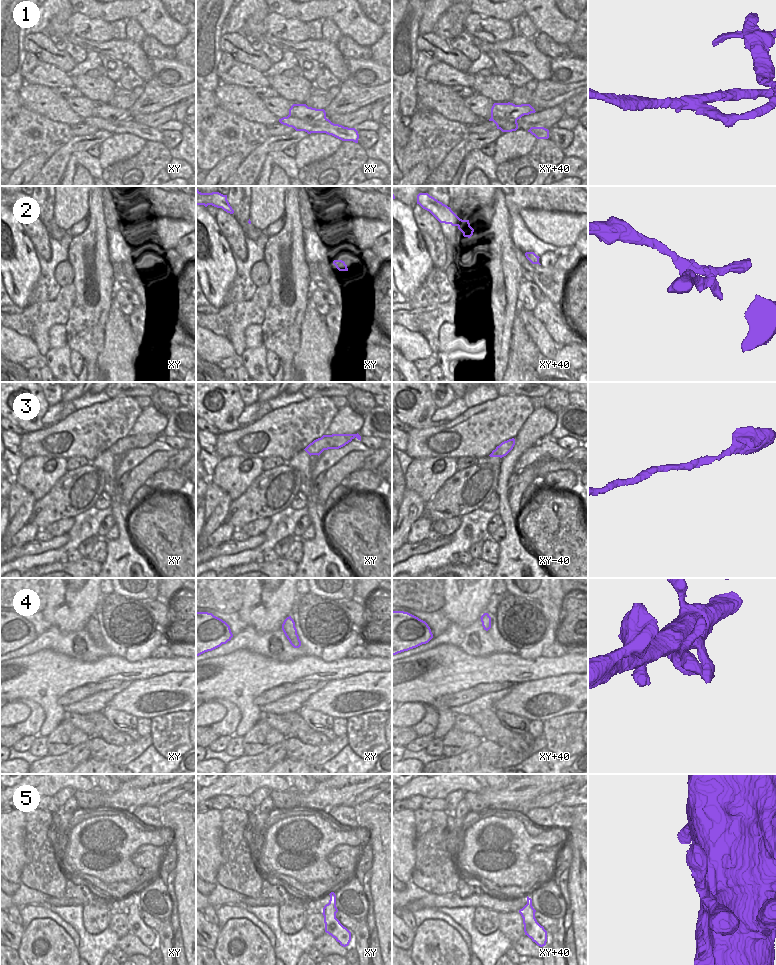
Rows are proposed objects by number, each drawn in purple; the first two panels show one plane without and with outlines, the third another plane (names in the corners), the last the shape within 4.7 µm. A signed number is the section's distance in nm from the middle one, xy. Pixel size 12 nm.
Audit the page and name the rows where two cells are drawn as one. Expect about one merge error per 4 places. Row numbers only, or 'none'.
1, 2

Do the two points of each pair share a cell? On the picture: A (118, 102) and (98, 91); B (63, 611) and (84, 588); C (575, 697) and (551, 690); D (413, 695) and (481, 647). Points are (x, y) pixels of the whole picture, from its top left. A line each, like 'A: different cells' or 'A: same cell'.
A: different cells
B: same cell
C: same cell
D: different cells

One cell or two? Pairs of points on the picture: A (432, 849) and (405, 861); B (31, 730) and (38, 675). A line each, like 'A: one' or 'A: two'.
A: two
B: two

